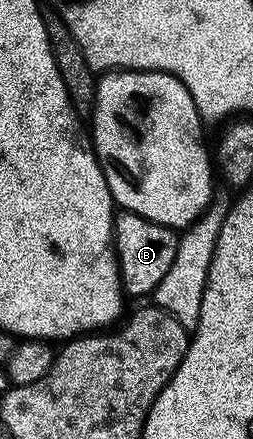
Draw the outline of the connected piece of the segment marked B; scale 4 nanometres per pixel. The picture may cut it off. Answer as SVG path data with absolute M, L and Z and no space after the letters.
M120 210L115 216L115 253L119 261L119 272L123 278L123 289L128 296L136 295L143 299L146 295L156 294L159 291L161 281L173 269L173 261L177 261L177 249L179 248L180 236L170 231L165 225L157 225L145 217L141 217L132 211Z

